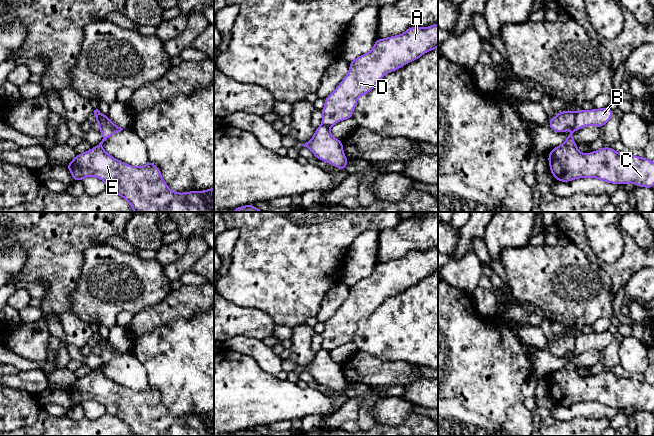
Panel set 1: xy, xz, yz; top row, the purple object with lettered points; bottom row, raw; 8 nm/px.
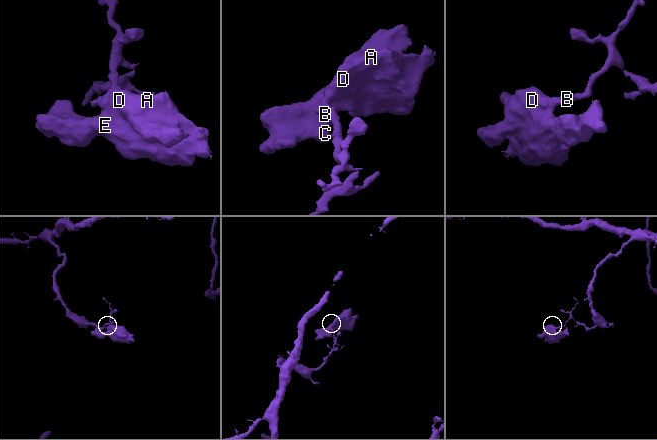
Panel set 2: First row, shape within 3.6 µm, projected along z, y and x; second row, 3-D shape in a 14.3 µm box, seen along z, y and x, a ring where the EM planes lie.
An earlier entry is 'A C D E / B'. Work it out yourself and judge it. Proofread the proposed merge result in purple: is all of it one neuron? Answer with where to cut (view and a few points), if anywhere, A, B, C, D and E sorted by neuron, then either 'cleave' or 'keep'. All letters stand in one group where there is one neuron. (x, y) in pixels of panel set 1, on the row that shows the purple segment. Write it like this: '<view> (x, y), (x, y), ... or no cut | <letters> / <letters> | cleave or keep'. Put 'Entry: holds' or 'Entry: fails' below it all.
yz (573, 112), (575, 130) | A C D E / B | cleave
Entry: holds

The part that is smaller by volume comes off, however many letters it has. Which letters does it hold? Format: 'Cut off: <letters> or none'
Cut off: A, C, D, E

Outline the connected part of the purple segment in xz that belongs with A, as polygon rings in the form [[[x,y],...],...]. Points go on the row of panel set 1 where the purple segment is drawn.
[[[438,23],[425,27],[409,27],[401,35],[376,39],[371,51],[350,62],[349,72],[336,89],[327,97],[322,111],[322,124],[328,128],[352,118],[360,96],[368,94],[385,74],[400,69],[405,64],[419,59],[426,52],[438,47]]]

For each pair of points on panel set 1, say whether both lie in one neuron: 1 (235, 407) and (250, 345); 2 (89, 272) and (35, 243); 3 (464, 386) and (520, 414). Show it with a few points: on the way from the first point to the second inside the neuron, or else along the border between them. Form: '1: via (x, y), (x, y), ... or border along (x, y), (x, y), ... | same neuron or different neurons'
1: border along (225, 349), (240, 351), (251, 356), (265, 371) | different neurons
2: border along (91, 246), (84, 251), (83, 265), (74, 290) | different neurons
3: border along (522, 401), (507, 410), (507, 418), (501, 424) | different neurons

